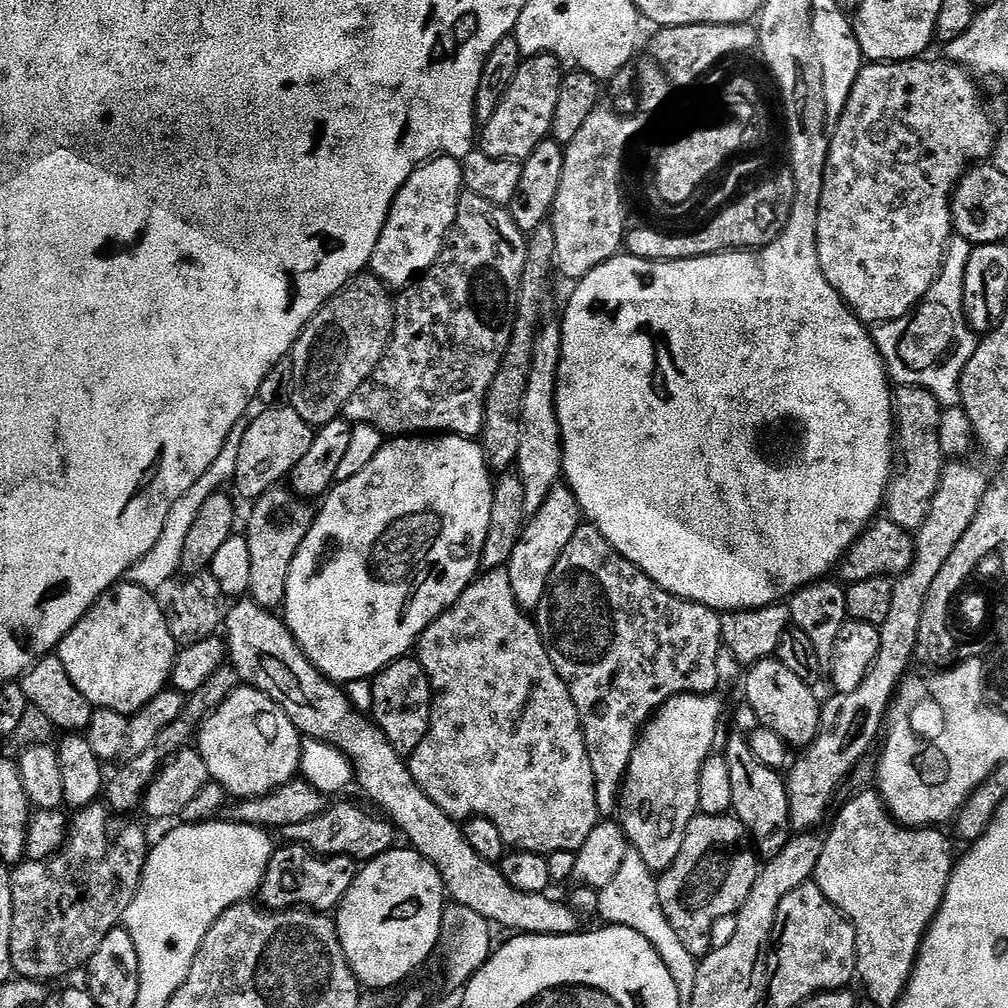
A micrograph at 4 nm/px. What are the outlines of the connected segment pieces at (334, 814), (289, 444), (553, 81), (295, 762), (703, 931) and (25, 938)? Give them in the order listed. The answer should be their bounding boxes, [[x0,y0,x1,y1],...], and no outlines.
[[287,804,398,862],[234,406,313,502],[478,56,562,162],[198,686,302,800],[657,814,757,958],[10,802,150,982]]

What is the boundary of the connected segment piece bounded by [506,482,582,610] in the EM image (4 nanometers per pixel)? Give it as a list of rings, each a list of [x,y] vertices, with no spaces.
[[[560,482],[543,497],[540,509],[527,517],[524,529],[520,532],[518,542],[514,546],[514,554],[506,565],[510,574],[510,586],[514,590],[514,598],[521,608],[535,610],[539,608],[542,598],[548,589],[550,574],[554,566],[558,566],[558,558],[562,550],[574,538],[574,534],[582,526],[580,504],[576,501],[567,483]]]

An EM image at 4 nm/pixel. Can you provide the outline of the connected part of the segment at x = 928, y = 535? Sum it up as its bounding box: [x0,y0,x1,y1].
[787,462,990,833]

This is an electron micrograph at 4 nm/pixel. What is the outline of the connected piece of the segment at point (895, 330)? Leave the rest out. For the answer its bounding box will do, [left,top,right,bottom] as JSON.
[874,248,978,409]

